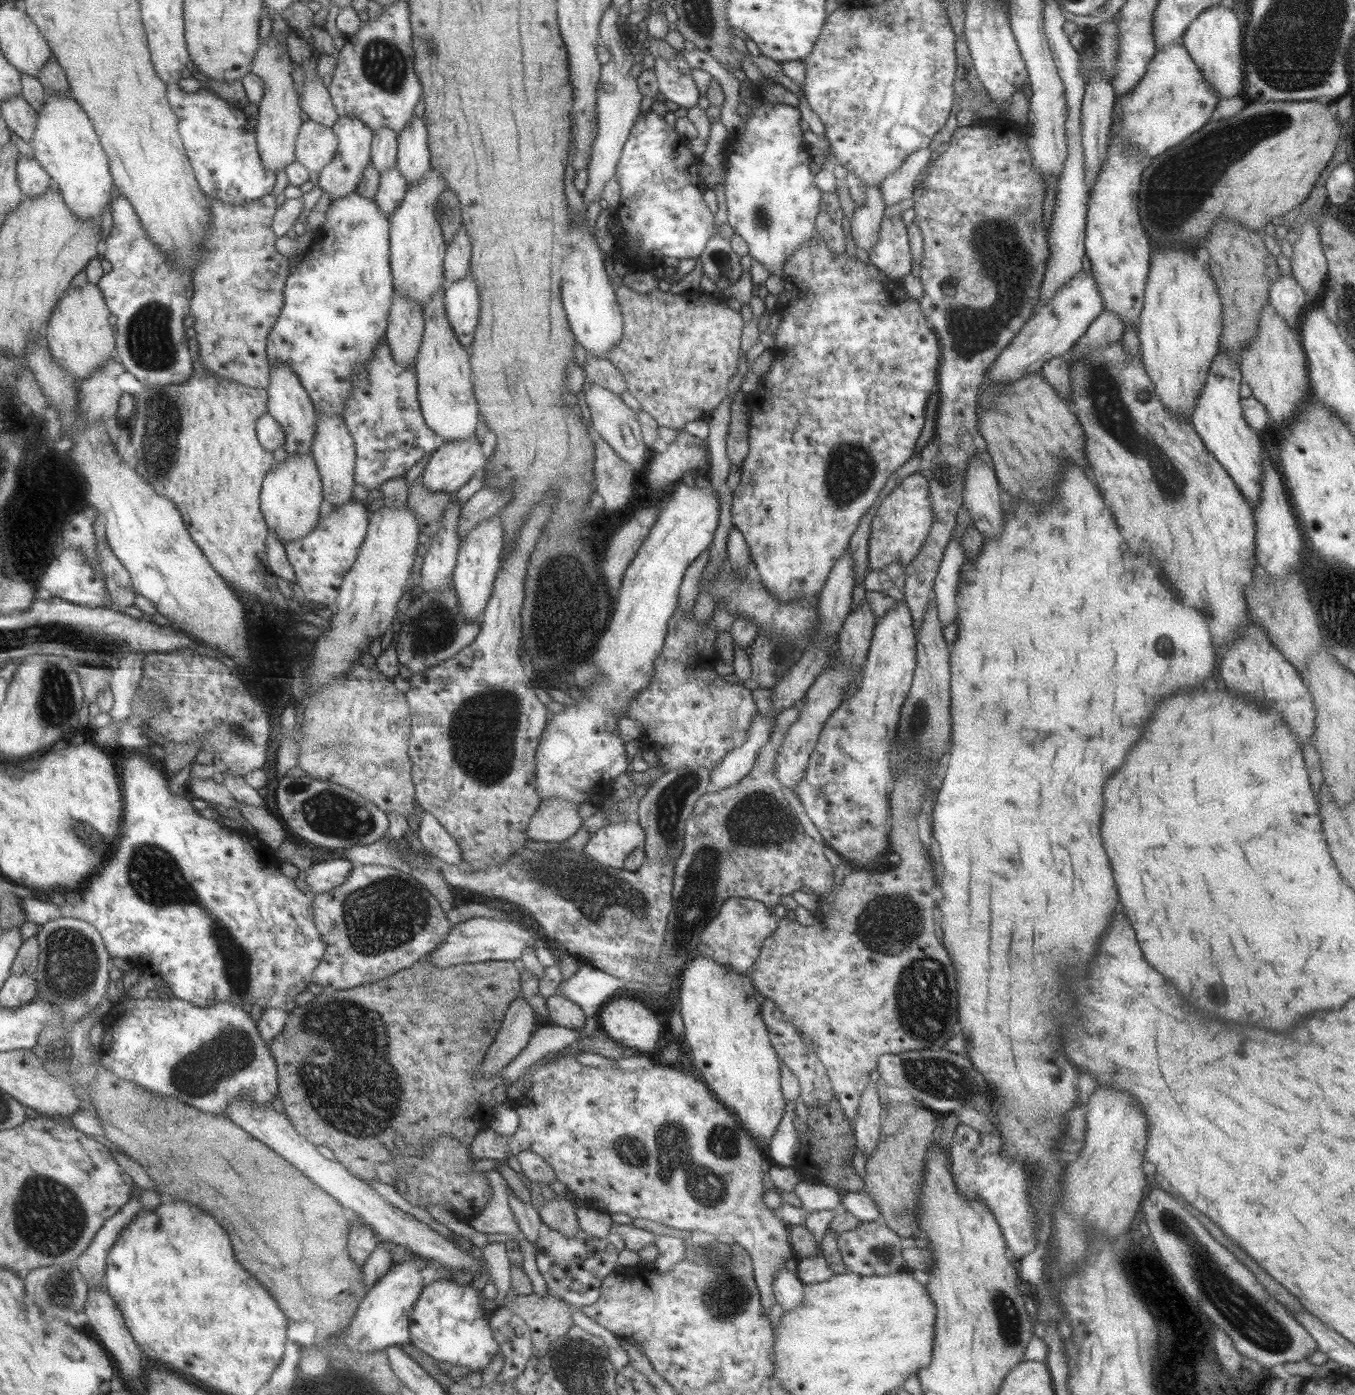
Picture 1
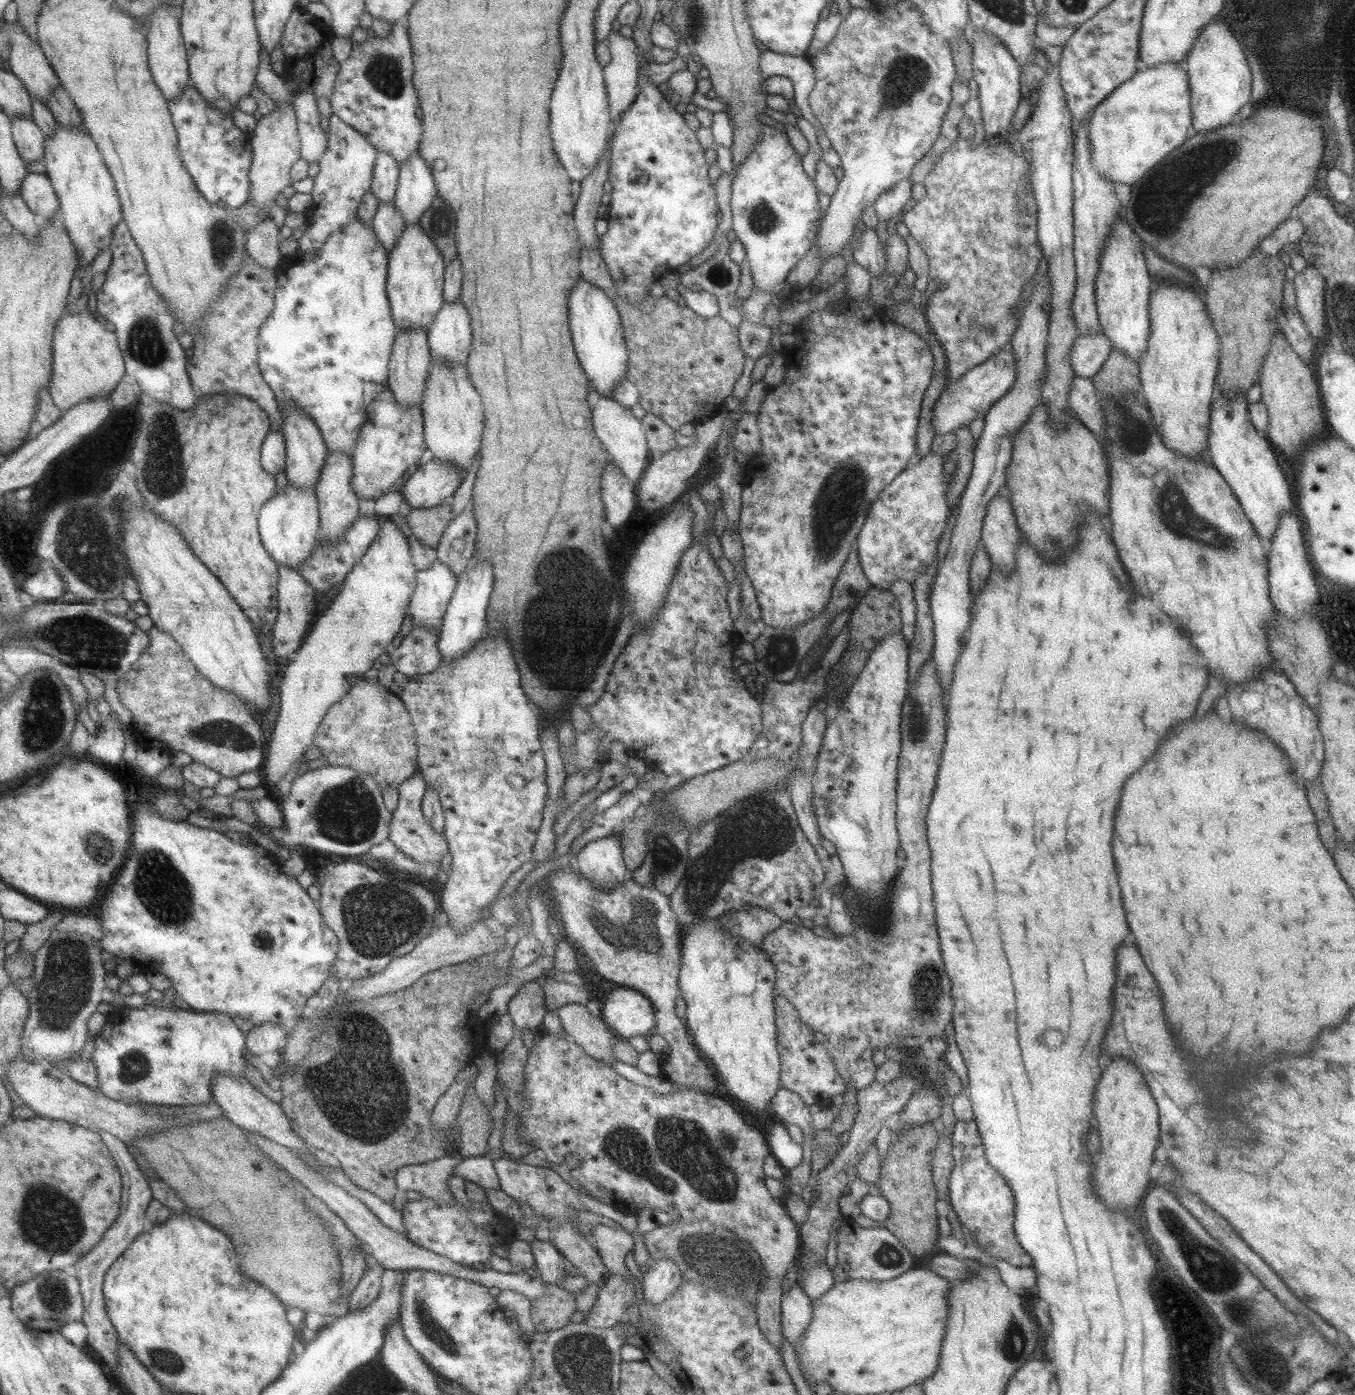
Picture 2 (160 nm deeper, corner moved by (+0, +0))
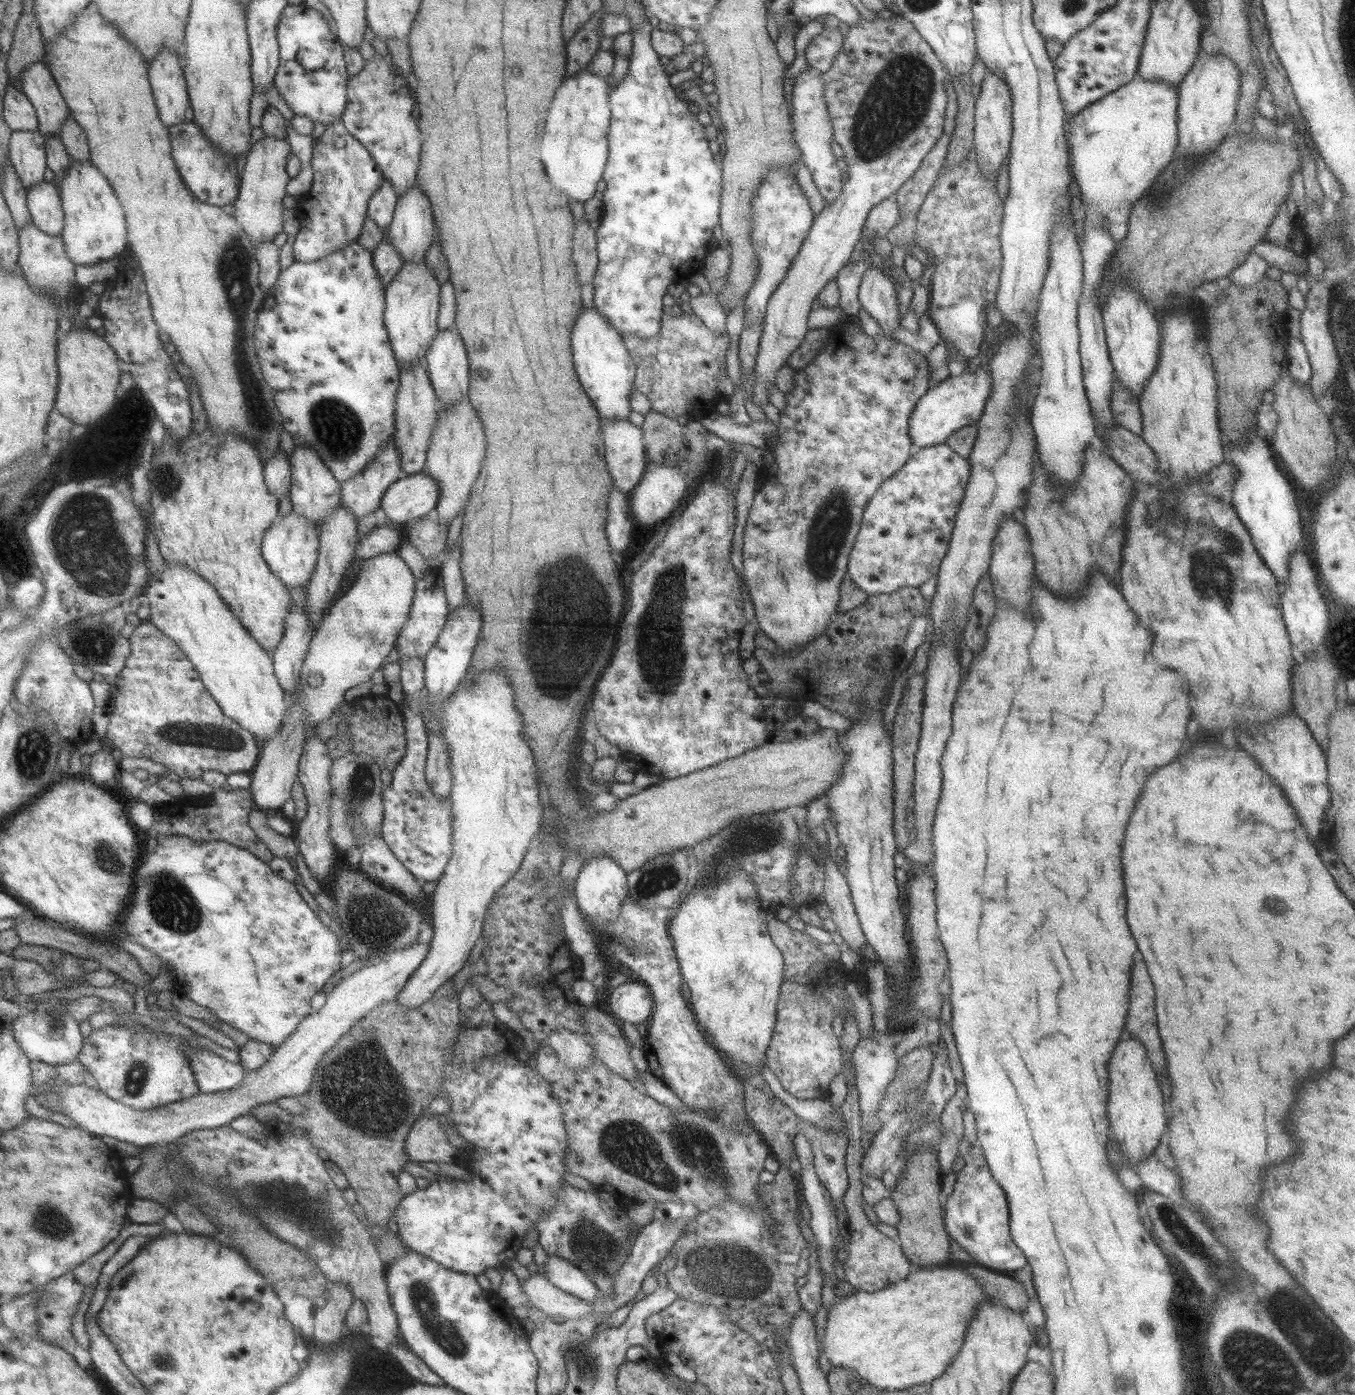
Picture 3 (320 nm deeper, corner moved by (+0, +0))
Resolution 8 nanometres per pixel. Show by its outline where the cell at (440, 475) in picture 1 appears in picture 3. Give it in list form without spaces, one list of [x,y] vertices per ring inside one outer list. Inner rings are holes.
[[[427,473],[402,475],[385,490],[379,508],[387,520],[406,523],[425,516],[439,500],[439,487]]]

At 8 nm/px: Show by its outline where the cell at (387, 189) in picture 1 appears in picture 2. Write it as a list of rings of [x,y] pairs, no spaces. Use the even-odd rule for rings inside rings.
[[[379,202],[372,221],[372,232],[382,249],[389,254],[404,229],[400,212],[392,202]]]

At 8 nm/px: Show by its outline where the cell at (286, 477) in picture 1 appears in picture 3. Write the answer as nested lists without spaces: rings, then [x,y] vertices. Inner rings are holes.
[[[294,512],[277,518],[262,538],[262,558],[267,567],[288,590],[307,585],[315,569],[318,556],[318,529]]]

